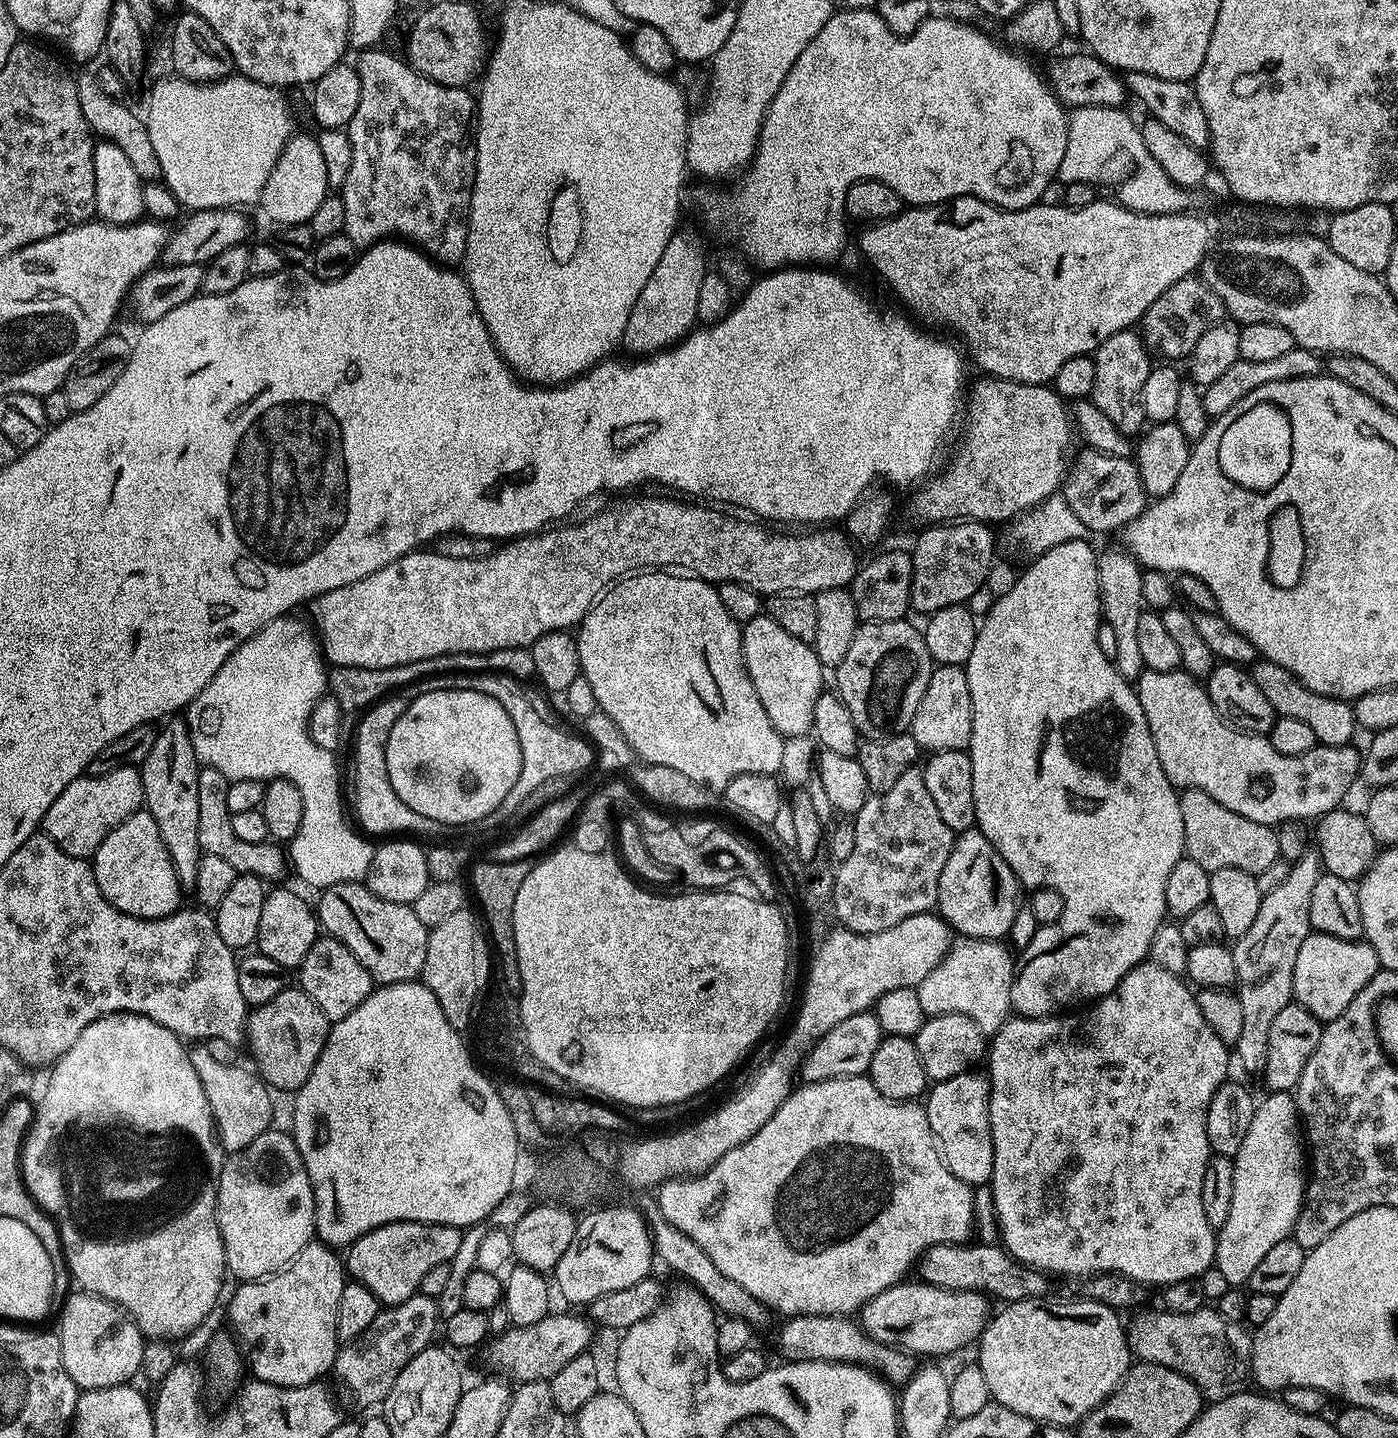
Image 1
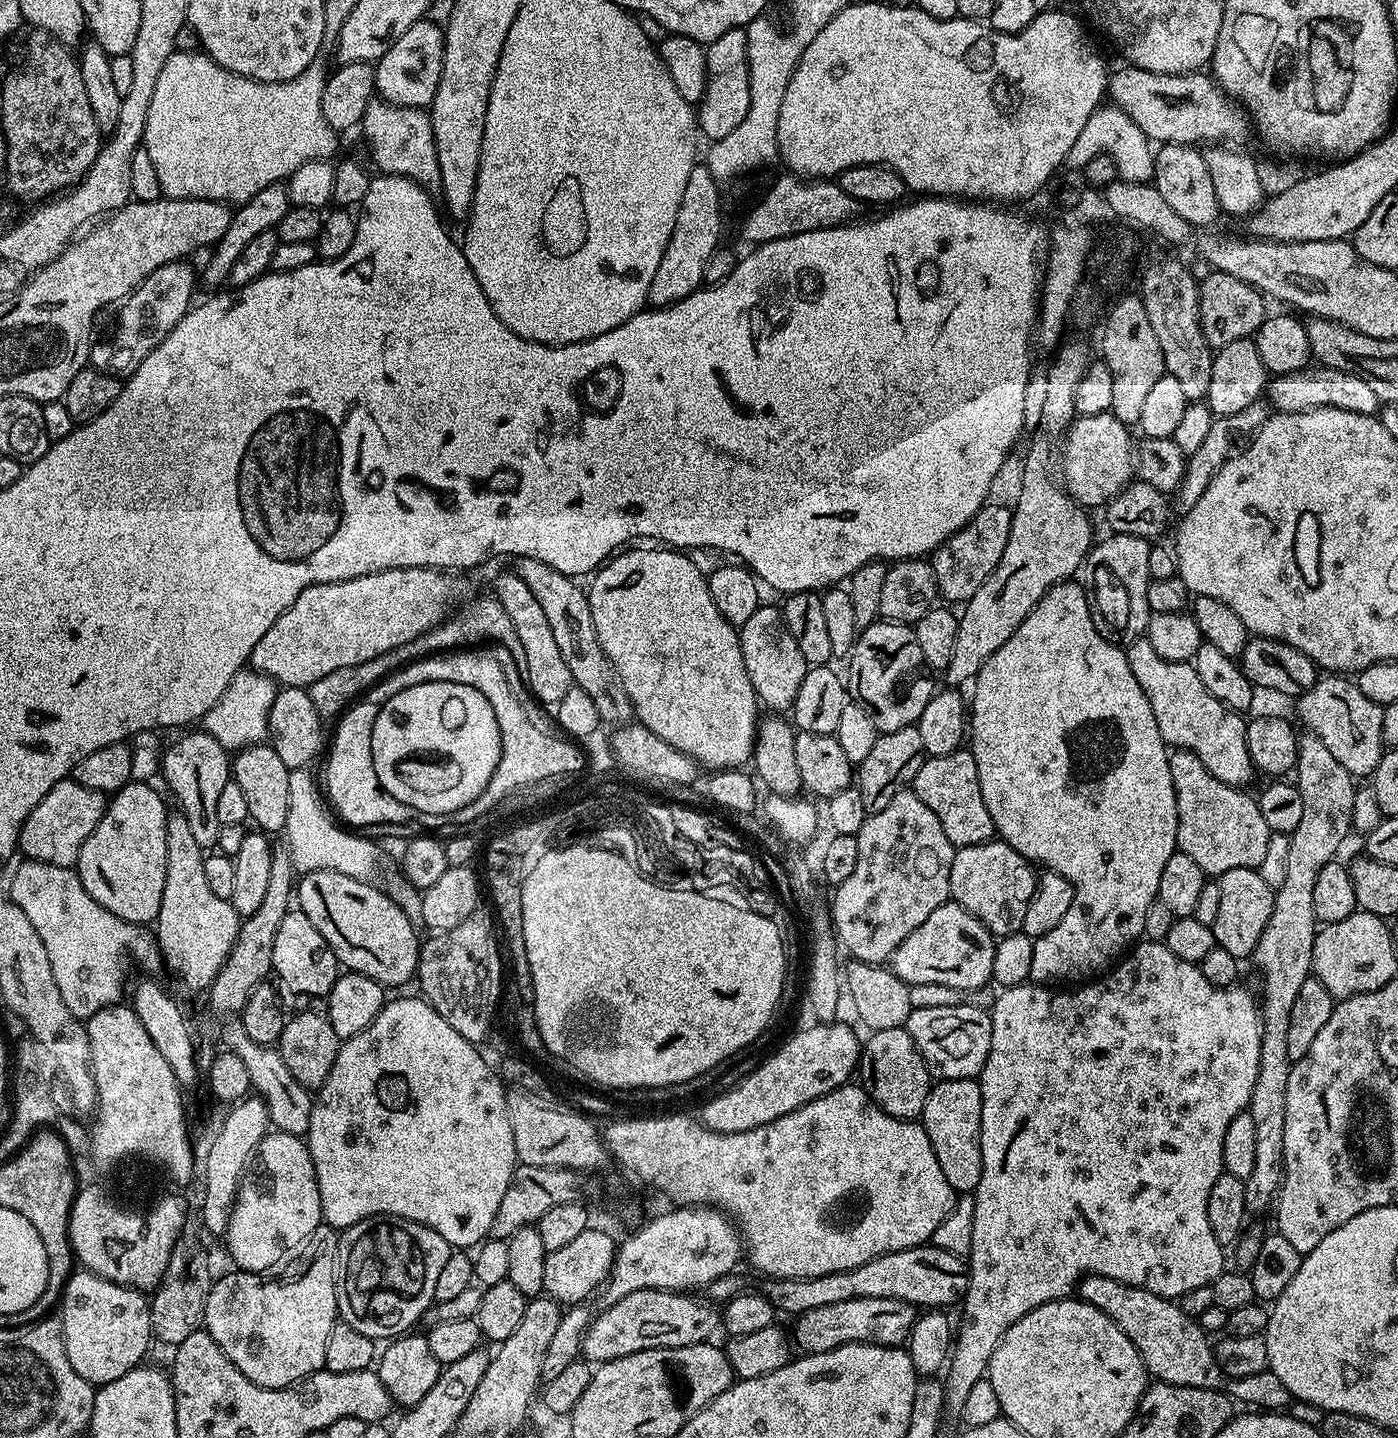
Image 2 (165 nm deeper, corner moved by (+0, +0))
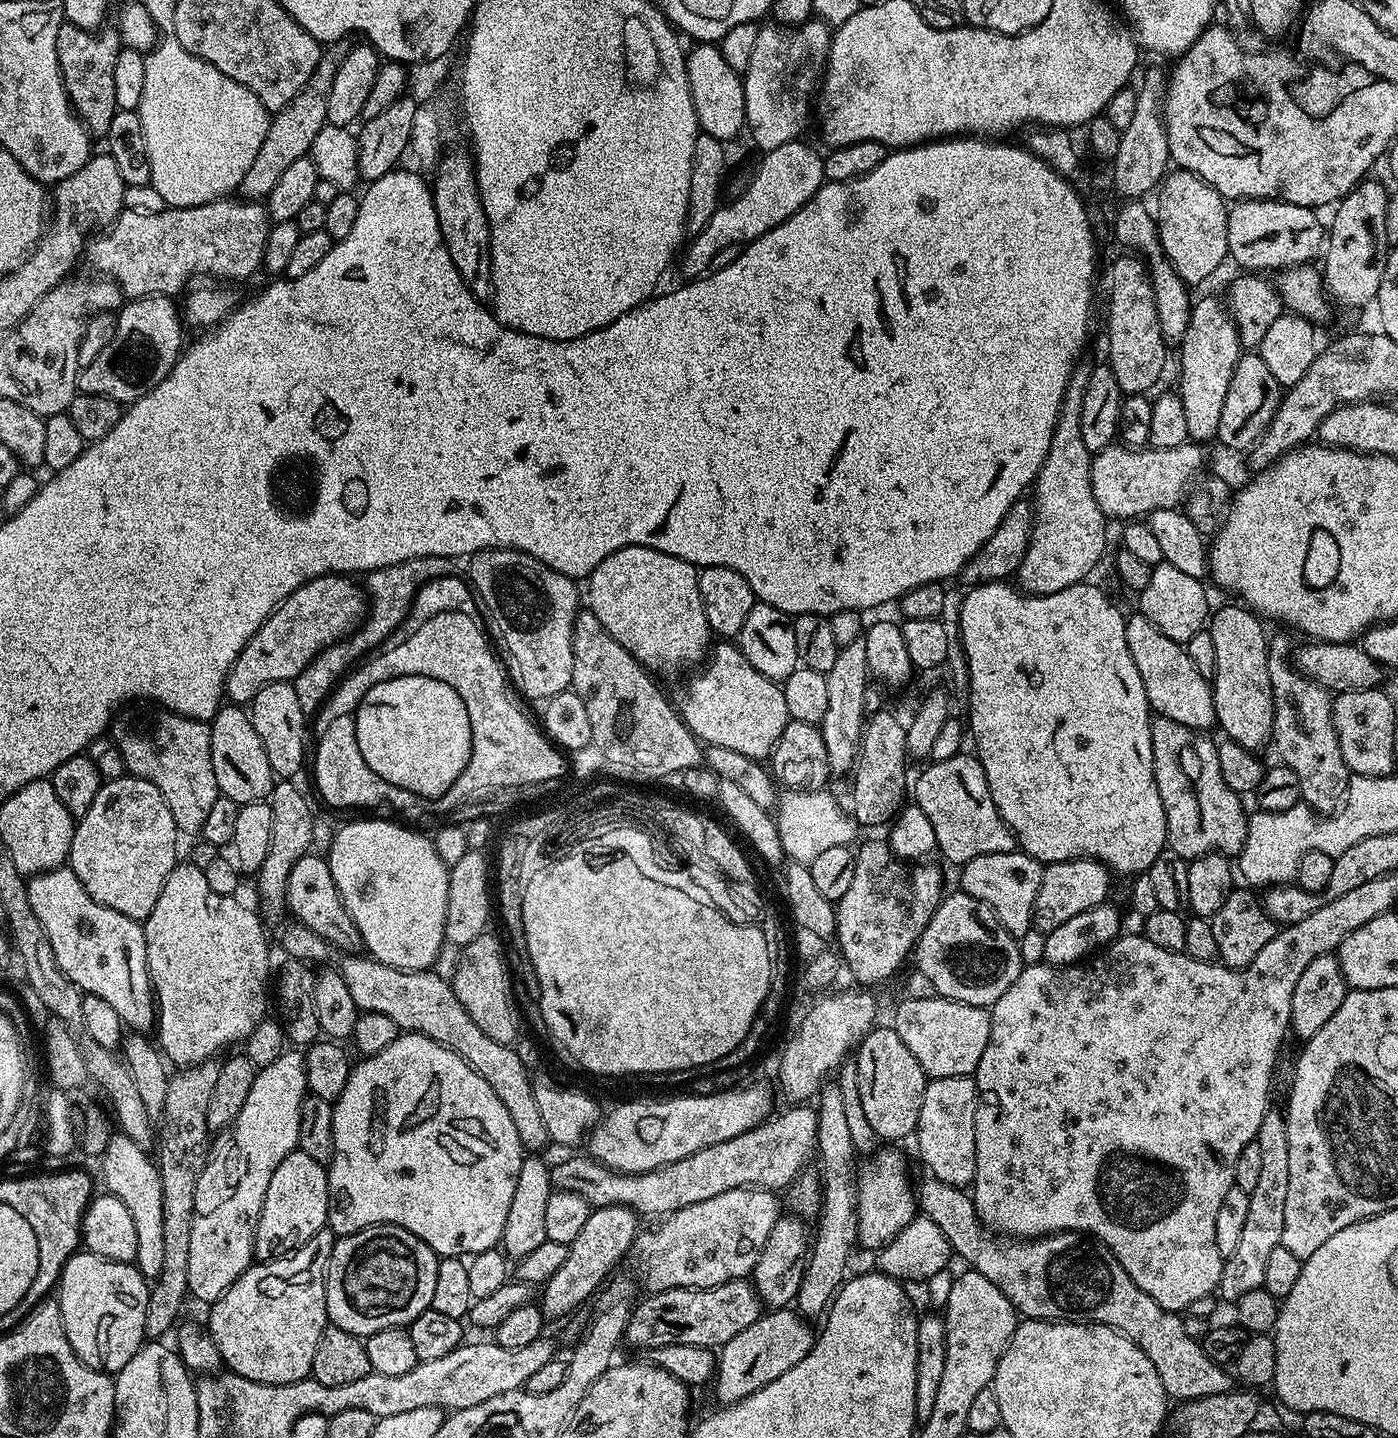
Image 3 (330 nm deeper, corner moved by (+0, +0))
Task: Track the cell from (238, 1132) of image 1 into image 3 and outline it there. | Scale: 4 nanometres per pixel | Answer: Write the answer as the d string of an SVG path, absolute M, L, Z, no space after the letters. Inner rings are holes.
M68 866L51 868L49 872L37 872L27 881L27 885L30 907L53 946L54 957L57 958L62 974L82 993L97 996L102 998L102 1002L107 1002L113 1008L114 1014L118 1014L125 1029L151 1033L156 1023L156 1005L146 966L146 938L141 921L126 918L126 914L118 914L118 910L110 910L94 902L94 898L86 894L82 882L78 882Z

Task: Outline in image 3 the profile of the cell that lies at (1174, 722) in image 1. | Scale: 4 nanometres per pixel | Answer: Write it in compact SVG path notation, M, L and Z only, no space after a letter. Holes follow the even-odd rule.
M1138 610L1133 611L1125 619L1126 646L1130 646L1130 658L1134 658L1134 666L1138 666L1138 674L1142 674L1142 686L1146 686L1148 707L1156 716L1165 716L1174 722L1182 722L1182 726L1190 726L1197 730L1213 727L1216 724L1216 711L1212 686L1209 680L1202 678L1198 670L1194 670L1194 662L1190 662L1187 647L1162 634Z

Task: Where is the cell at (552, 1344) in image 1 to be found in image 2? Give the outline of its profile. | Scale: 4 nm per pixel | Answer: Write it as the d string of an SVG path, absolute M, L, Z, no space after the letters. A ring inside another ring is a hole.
M647 1288L634 1290L618 1302L607 1305L605 1312L593 1315L584 1340L580 1344L583 1359L588 1362L603 1362L614 1358L626 1358L638 1350L651 1348L677 1348L691 1344L703 1344L713 1339L716 1328L721 1327L722 1312L713 1301L680 1290Z

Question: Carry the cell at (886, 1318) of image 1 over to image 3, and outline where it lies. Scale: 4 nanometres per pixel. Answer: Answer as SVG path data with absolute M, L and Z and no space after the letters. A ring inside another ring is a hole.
M791 1307L765 1311L742 1334L734 1334L718 1352L716 1362L716 1396L721 1405L737 1404L742 1398L762 1390L774 1378L782 1378L790 1366L798 1366L806 1354L810 1354L814 1343L814 1328L804 1316Z

